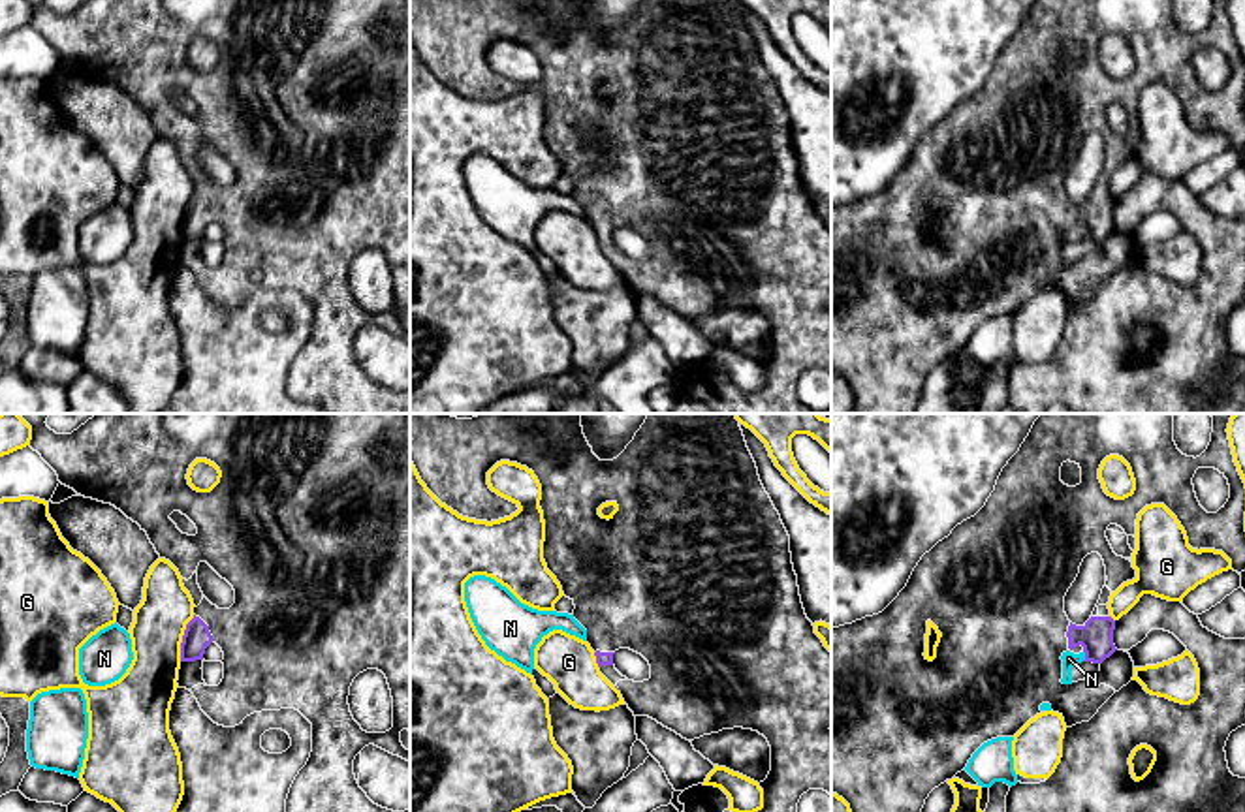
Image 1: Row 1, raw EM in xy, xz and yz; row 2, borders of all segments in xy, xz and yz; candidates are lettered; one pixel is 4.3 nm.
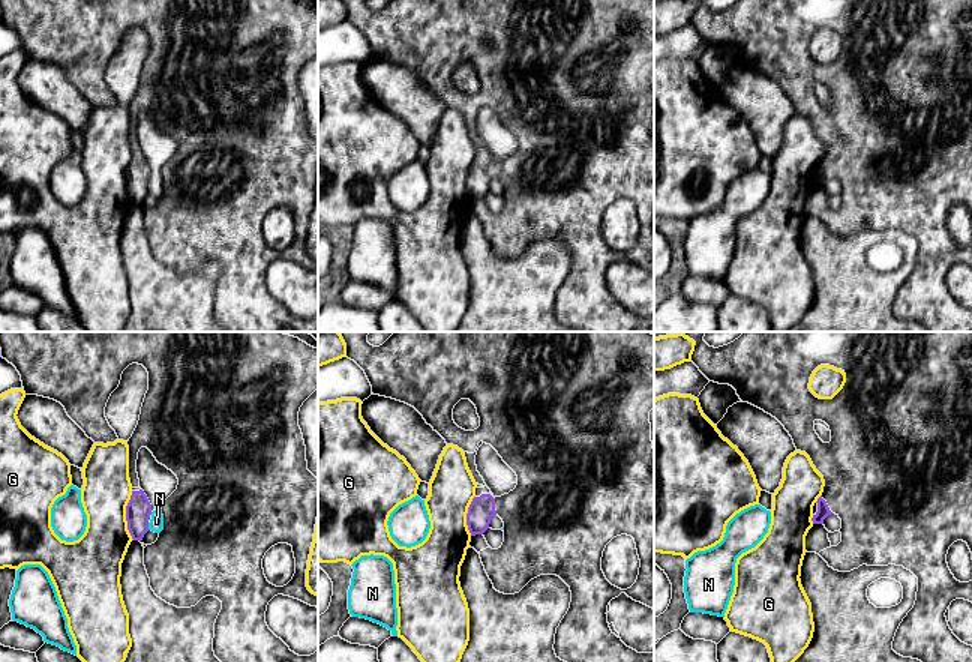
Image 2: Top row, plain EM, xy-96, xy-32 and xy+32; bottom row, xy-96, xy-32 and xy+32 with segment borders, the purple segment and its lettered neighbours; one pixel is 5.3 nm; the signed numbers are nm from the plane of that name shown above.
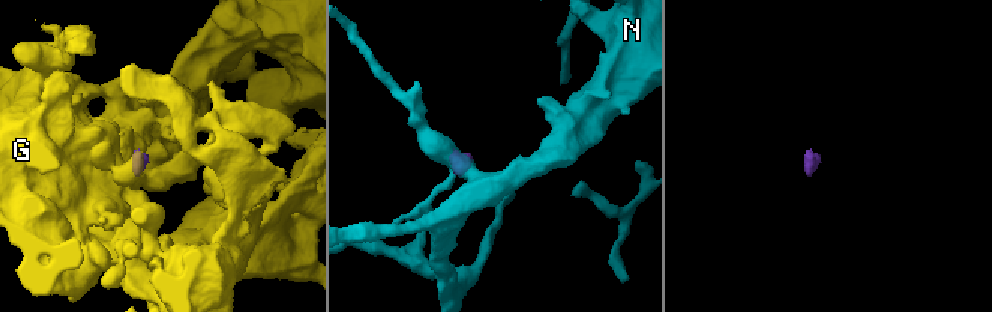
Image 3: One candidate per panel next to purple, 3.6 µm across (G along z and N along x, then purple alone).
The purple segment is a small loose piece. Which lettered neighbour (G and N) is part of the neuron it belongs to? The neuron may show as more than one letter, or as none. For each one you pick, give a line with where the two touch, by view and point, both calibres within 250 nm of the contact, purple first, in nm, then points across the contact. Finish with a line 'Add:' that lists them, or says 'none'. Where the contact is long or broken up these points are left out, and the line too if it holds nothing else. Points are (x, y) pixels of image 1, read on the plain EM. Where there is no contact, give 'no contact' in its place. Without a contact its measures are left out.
Add: none

